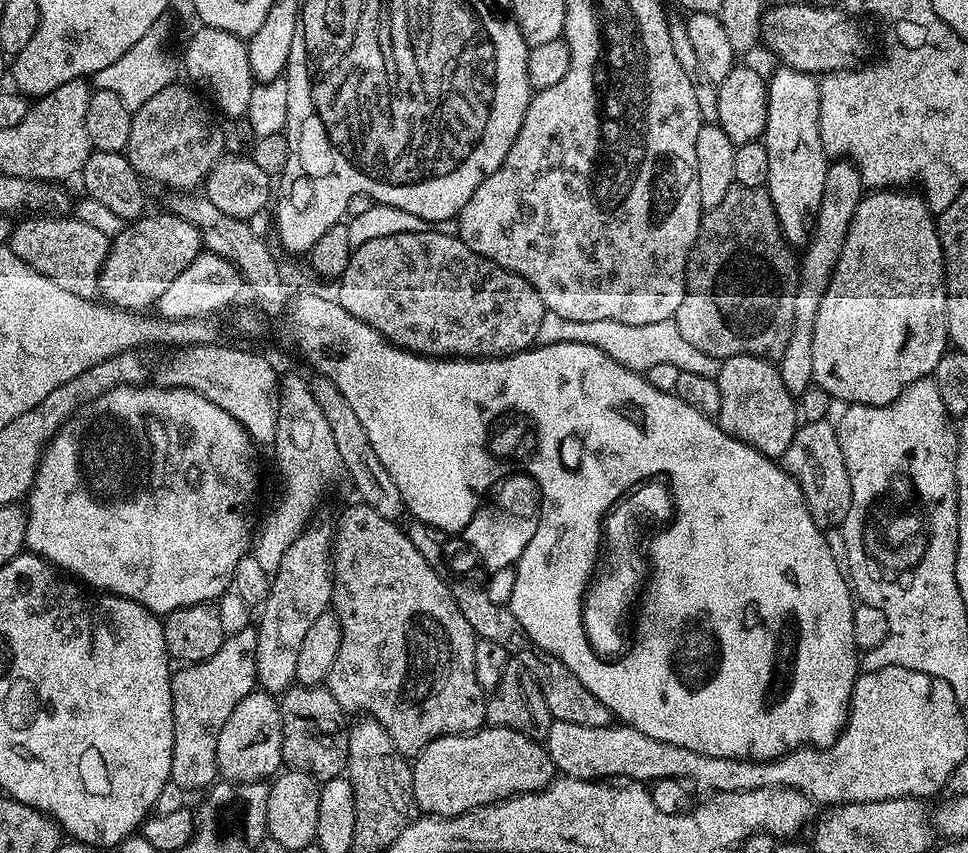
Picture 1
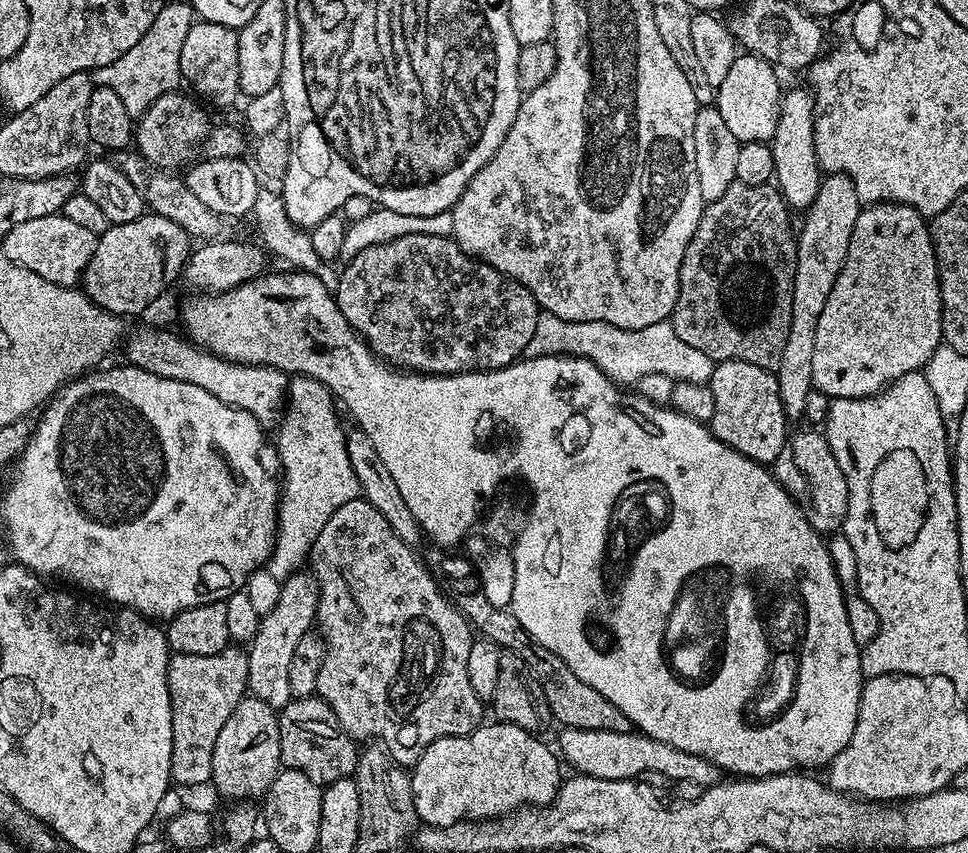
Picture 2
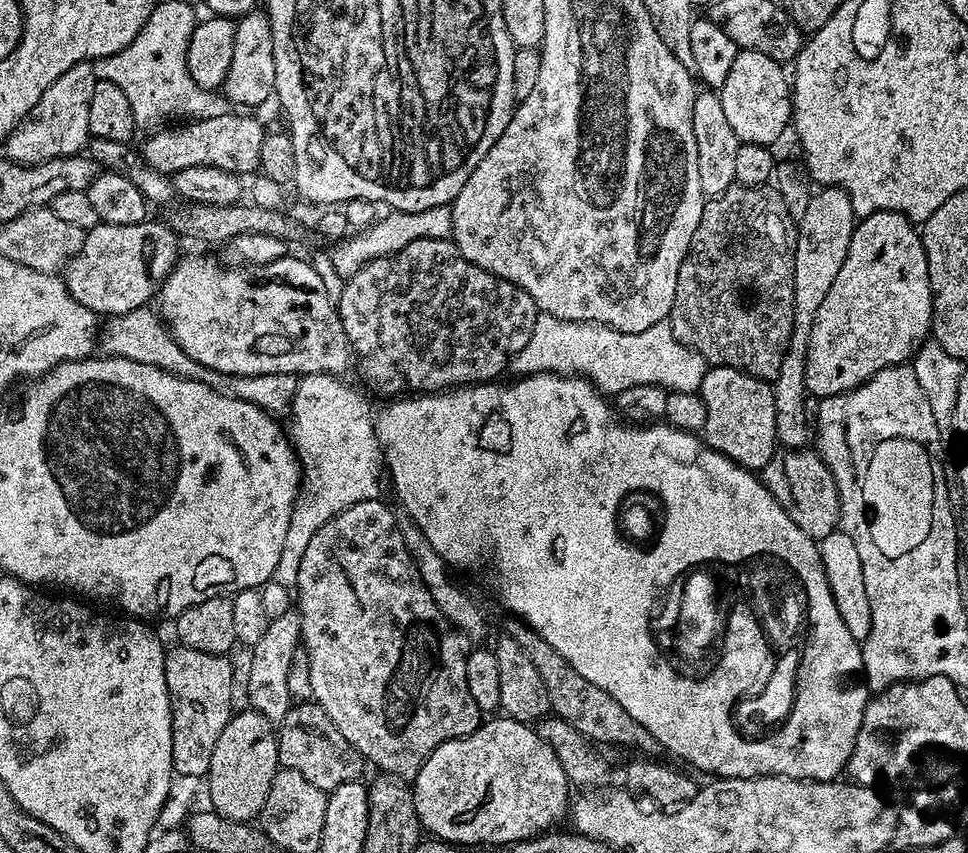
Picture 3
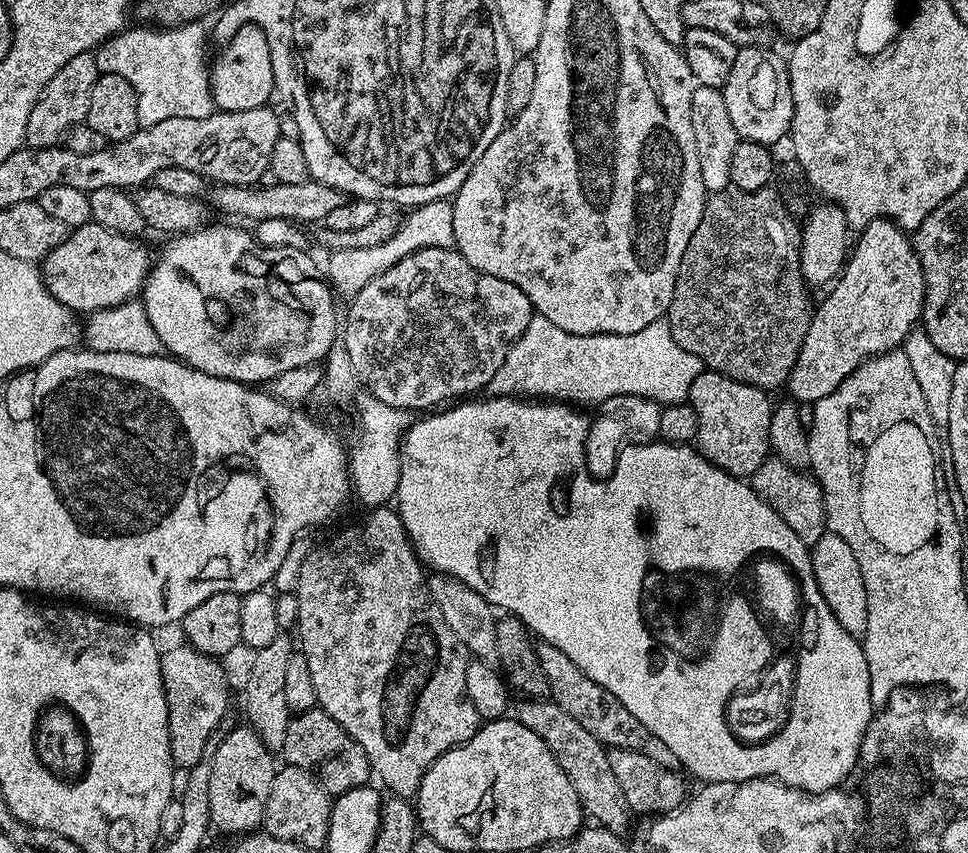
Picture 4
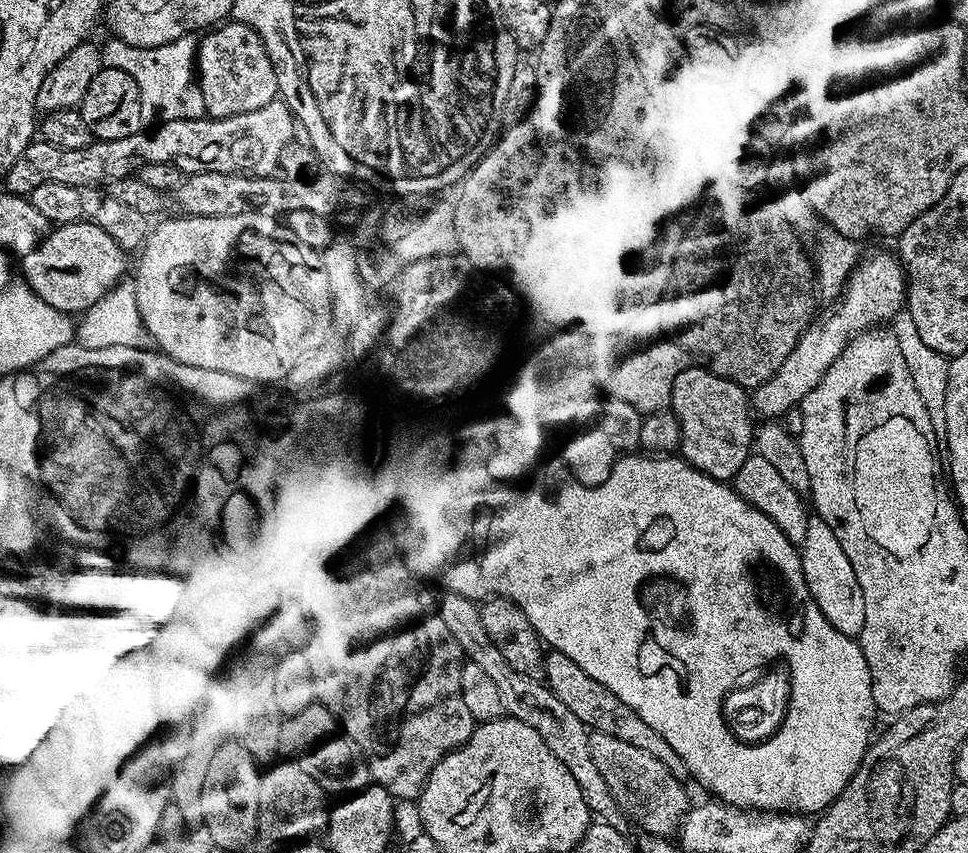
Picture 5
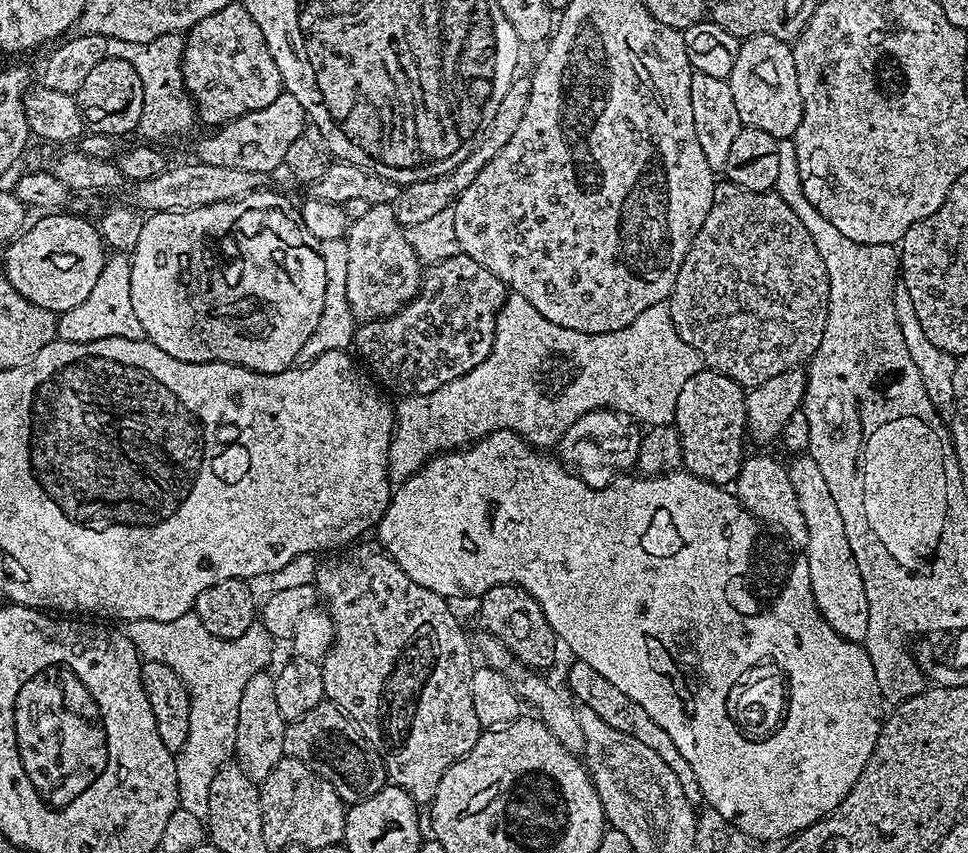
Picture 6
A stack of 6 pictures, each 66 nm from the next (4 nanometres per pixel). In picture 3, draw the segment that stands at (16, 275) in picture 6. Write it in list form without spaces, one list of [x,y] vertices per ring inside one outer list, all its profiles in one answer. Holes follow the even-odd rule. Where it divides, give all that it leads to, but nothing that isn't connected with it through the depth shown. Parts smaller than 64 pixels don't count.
[[[155,218],[143,220],[141,224],[134,226],[99,223],[87,229],[82,250],[78,250],[75,258],[68,261],[63,269],[62,279],[72,297],[82,302],[82,306],[86,306],[91,312],[104,318],[121,316],[130,310],[145,307],[149,303],[148,299],[151,296],[153,299],[154,294],[159,293],[160,285],[171,274],[172,267],[181,255],[180,244],[182,240],[176,235],[176,231],[169,228],[167,223],[160,221],[159,224]]]

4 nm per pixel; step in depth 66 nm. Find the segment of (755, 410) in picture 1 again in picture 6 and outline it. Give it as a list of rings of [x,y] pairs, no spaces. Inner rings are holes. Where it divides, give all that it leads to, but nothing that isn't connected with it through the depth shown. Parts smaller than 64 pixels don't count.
[[[707,370],[696,372],[694,378],[682,386],[674,427],[680,435],[683,467],[692,476],[717,486],[728,486],[735,481],[746,456],[745,395],[745,389],[730,378]]]

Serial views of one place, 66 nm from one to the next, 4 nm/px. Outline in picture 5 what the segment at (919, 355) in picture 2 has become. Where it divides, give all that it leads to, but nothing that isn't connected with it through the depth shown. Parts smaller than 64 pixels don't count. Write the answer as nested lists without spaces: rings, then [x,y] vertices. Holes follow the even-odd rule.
[[[880,252],[863,264],[864,261],[853,271],[844,301],[824,321],[821,319],[813,323],[775,375],[765,384],[759,384],[751,393],[751,407],[759,415],[761,412],[765,421],[779,421],[792,409],[799,409],[804,399],[820,385],[824,373],[828,372],[830,366],[834,366],[836,359],[844,353],[844,347],[848,345],[849,340],[853,340],[861,332],[869,331],[873,326],[887,325],[884,324],[887,320],[894,319],[902,312],[908,294],[904,265],[893,253],[891,256],[888,252]]]

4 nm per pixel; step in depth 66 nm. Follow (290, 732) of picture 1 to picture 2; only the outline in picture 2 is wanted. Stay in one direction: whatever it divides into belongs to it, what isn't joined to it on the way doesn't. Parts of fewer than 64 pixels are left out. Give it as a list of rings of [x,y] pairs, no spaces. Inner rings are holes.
[[[297,696],[285,708],[279,709],[278,715],[280,718],[280,763],[284,768],[298,770],[306,774],[310,782],[321,786],[347,780],[355,773],[358,759],[357,741],[348,735],[347,730],[338,722],[334,710],[330,710],[330,706],[319,696]]]

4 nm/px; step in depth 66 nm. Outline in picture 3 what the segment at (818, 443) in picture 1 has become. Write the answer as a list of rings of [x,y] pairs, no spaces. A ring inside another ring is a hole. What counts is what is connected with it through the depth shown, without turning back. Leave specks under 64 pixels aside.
[[[777,450],[762,469],[762,479],[766,490],[778,498],[782,510],[798,525],[798,530],[806,530],[811,540],[819,542],[826,534],[840,528],[840,499],[834,474],[816,450]]]

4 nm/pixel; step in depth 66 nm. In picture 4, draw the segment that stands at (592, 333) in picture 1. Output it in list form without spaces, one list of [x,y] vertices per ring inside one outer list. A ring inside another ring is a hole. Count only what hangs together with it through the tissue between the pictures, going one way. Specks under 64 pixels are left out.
[[[533,315],[522,338],[510,346],[506,362],[498,366],[498,374],[494,374],[487,391],[498,396],[523,394],[548,402],[571,402],[576,406],[599,406],[611,396],[634,394],[667,406],[687,401],[694,378],[703,371],[703,362],[674,342],[667,319],[650,322],[650,326],[634,334],[583,336],[558,330],[554,322]]]

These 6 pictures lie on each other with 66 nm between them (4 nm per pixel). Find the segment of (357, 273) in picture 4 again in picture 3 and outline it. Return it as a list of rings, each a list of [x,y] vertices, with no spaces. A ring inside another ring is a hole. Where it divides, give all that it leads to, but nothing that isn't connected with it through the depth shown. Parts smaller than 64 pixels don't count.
[[[449,205],[434,206],[430,210],[418,210],[417,212],[397,212],[395,210],[387,213],[389,216],[377,219],[371,227],[357,231],[349,238],[344,238],[331,249],[330,255],[333,260],[334,269],[338,274],[347,278],[352,276],[363,264],[369,264],[379,256],[389,256],[391,252],[402,250],[402,246],[410,246],[410,242],[421,238],[438,238],[447,240],[452,235],[452,210]]]

